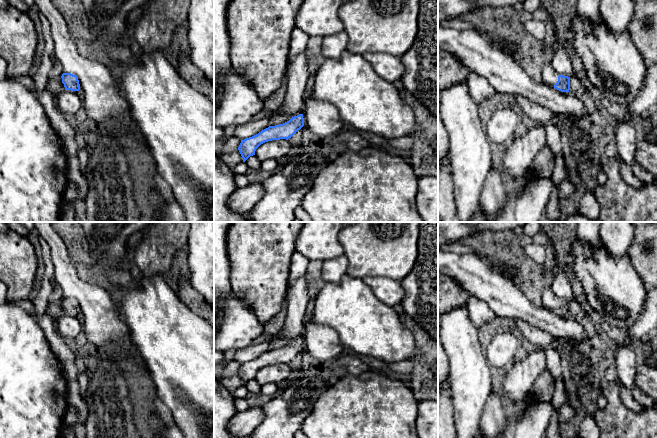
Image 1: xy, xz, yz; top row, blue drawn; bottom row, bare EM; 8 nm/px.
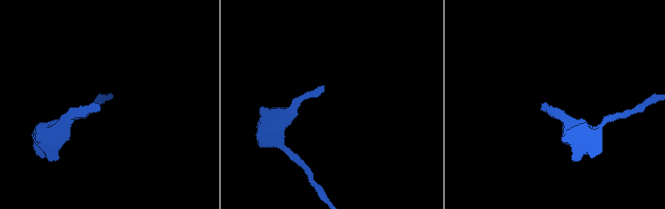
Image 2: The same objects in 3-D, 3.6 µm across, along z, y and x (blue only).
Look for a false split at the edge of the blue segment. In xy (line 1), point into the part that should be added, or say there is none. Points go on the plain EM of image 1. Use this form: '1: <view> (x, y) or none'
1: none

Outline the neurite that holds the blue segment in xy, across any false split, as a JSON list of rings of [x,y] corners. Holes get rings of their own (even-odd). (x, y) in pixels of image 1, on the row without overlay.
[[[63,297],[61,302],[62,302],[62,307],[64,308],[65,314],[71,314],[71,315],[80,314],[79,304],[76,299],[73,299],[71,297]]]

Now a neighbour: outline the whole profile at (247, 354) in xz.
[[[263,342],[256,345],[250,345],[246,348],[237,350],[235,352],[234,360],[239,362],[240,364],[244,364],[246,362],[252,361],[262,354],[269,351],[269,343]]]

